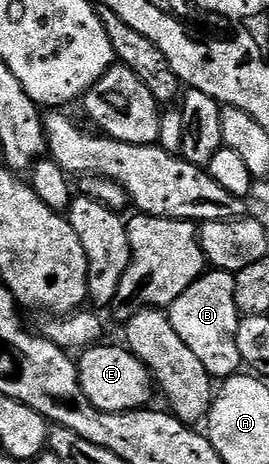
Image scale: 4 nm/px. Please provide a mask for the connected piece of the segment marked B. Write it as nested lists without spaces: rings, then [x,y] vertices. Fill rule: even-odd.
[[[219,271],[205,272],[199,277],[167,310],[170,323],[174,323],[174,331],[194,355],[198,355],[202,367],[206,367],[208,374],[214,379],[225,379],[239,374],[242,362],[238,355],[238,327],[242,315],[234,303],[235,276]]]

